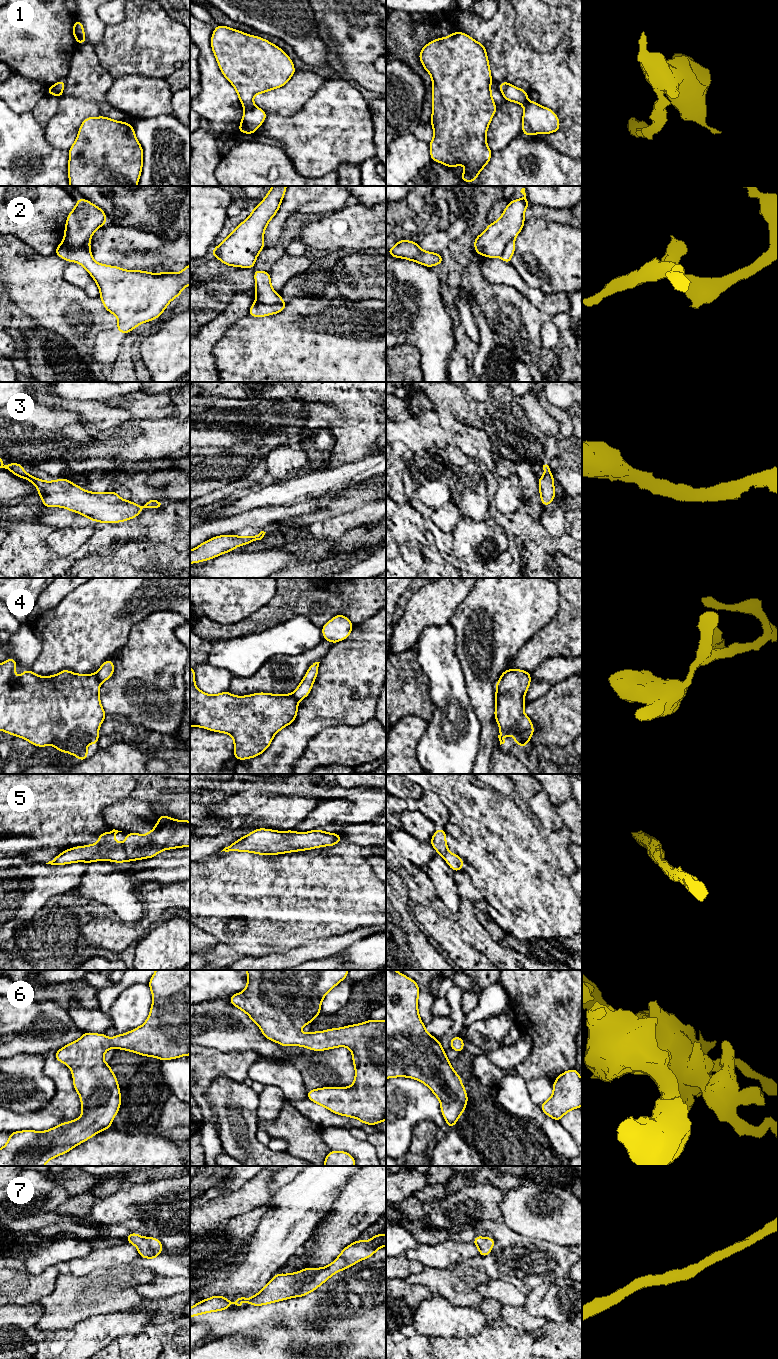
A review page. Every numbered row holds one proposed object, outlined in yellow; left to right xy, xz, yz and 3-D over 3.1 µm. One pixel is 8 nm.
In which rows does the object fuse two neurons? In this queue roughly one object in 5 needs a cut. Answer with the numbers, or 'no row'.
1, 2, 4

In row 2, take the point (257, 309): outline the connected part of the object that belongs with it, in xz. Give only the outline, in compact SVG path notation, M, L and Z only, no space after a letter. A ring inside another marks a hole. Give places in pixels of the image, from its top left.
M255 301L249 309L249 315L255 318L265 317L268 315L277 314L283 311L286 307L286 301L279 304L263 304Z

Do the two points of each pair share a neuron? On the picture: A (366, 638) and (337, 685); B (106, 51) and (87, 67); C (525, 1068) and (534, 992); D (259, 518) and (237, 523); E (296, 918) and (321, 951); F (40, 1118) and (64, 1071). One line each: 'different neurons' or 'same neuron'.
A: same neuron
B: different neurons
C: same neuron
D: same neuron
E: different neurons
F: same neuron

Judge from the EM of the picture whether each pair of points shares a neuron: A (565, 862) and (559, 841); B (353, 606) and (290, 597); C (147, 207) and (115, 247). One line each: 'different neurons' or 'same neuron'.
A: same neuron
B: same neuron
C: different neurons

